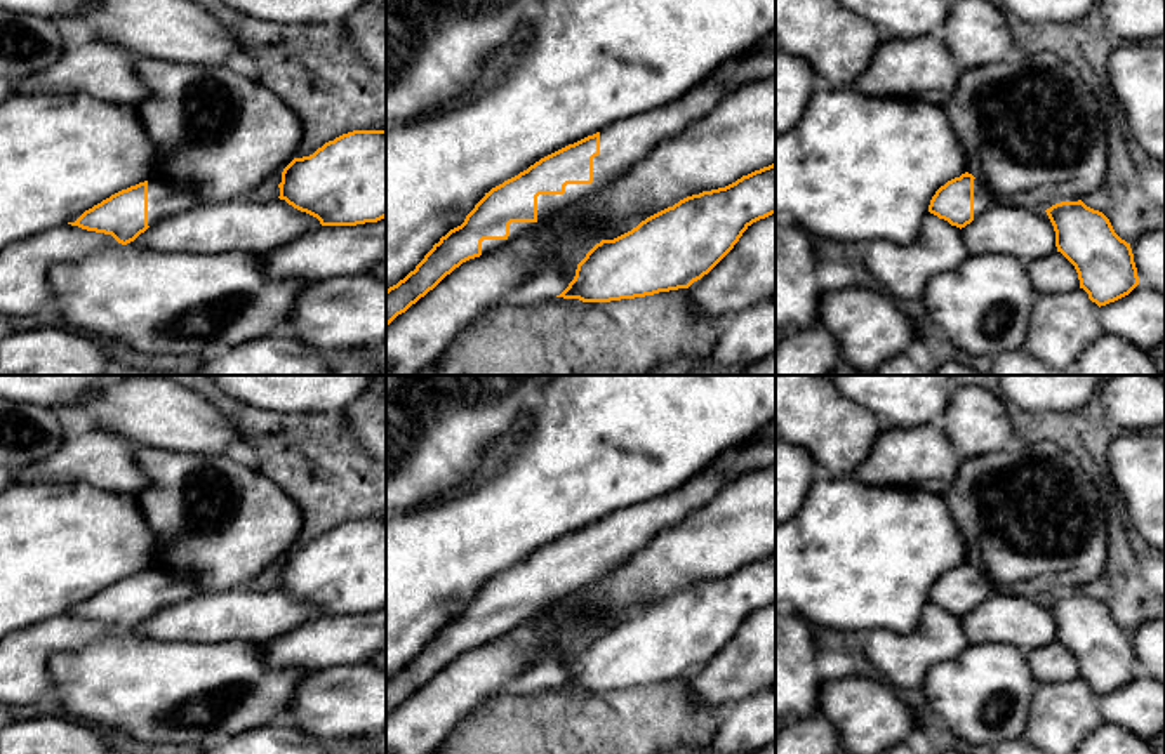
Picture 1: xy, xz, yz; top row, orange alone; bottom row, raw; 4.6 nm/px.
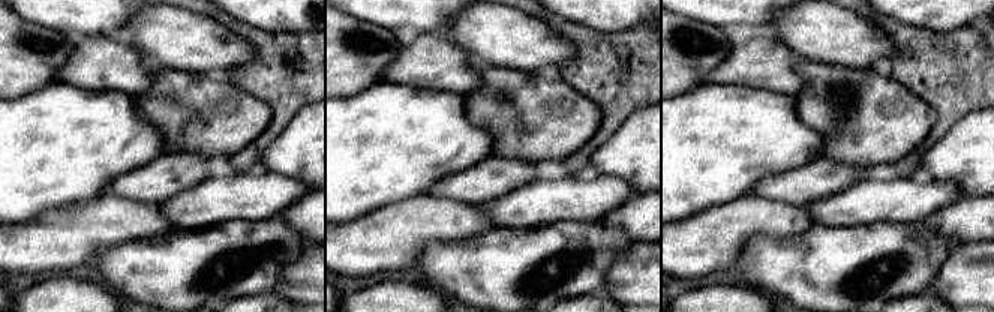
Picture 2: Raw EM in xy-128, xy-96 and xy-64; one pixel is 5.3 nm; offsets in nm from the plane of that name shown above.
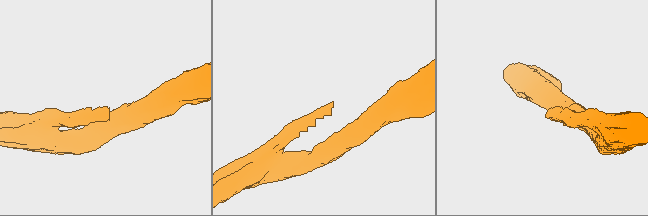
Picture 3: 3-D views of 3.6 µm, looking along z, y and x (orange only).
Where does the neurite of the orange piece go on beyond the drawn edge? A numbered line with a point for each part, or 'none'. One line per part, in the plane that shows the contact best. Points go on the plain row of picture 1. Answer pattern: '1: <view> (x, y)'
1: xz (625, 532)

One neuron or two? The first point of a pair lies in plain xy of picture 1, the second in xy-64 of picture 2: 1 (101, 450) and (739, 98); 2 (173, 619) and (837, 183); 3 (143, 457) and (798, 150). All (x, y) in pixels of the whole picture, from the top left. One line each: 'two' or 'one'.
1: two
2: two
3: two

